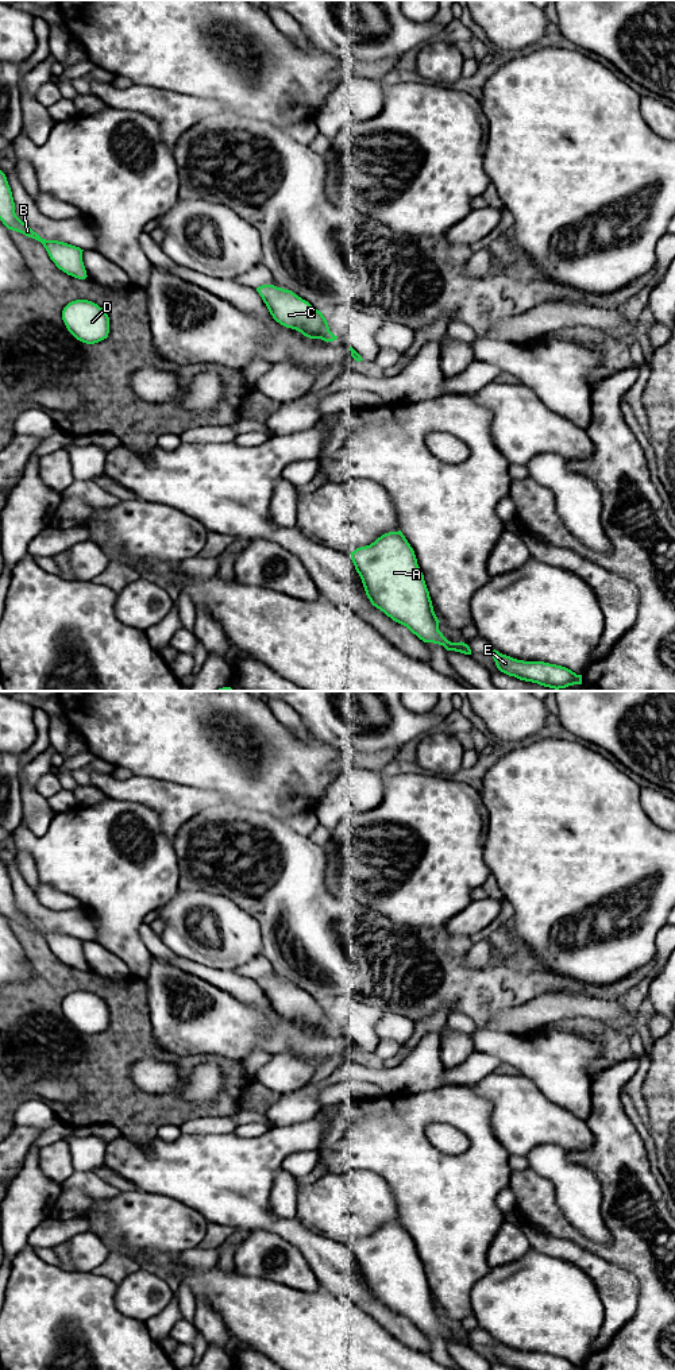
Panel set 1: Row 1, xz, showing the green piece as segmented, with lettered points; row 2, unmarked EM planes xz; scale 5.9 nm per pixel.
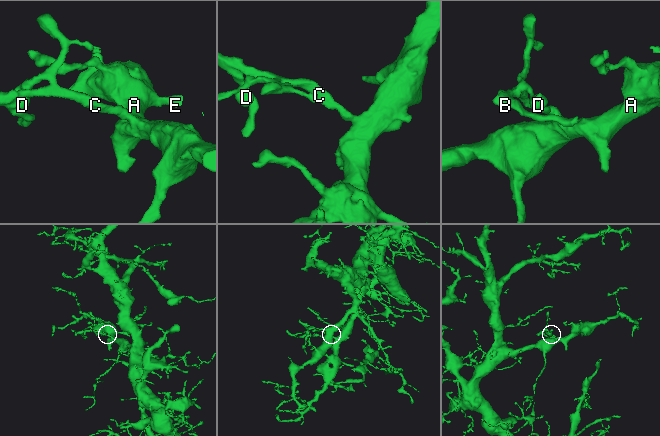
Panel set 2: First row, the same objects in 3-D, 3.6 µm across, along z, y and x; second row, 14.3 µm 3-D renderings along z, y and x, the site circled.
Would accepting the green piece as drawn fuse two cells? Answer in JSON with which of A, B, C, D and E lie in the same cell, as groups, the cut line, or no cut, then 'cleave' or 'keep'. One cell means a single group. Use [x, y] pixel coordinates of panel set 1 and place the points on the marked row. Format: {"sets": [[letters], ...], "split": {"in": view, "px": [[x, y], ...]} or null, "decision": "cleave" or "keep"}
{"sets": [["A", "B", "C", "D", "E"]], "split": null, "decision": "keep"}

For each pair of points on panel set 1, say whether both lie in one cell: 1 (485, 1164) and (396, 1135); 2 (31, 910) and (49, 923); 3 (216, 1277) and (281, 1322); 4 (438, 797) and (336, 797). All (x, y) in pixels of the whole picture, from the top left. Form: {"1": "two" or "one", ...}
{"1": "one", "2": "one", "3": "one", "4": "two"}

